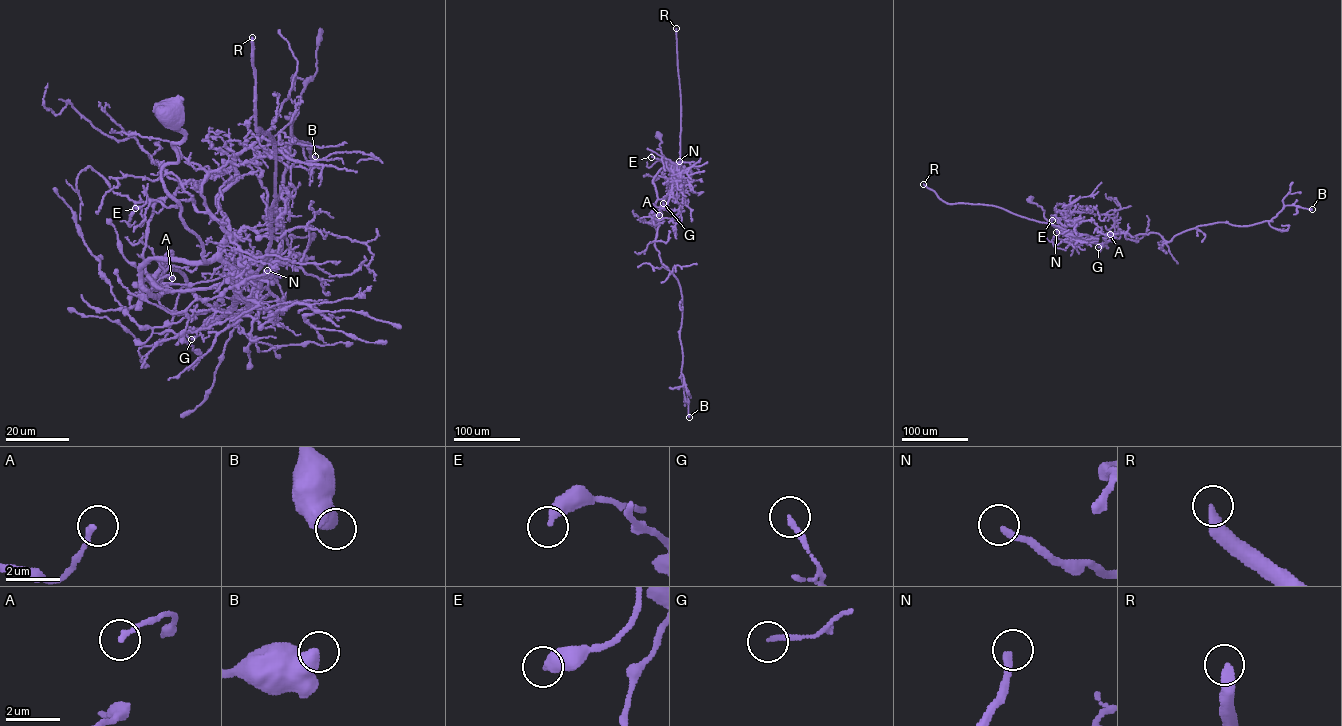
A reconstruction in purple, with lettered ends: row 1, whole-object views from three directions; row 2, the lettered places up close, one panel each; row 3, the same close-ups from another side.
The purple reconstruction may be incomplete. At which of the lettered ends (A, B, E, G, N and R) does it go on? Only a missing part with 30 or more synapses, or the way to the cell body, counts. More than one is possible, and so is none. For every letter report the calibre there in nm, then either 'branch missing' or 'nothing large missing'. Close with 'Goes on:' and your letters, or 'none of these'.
A: 180 nm thick; nothing large missing
B: 550 nm thick; nothing large missing
E: 440 nm thick; nothing large missing
G: 190 nm thick; nothing large missing
N: 280 nm thick; branch missing
R: 420 nm thick; branch missing
Goes on: N, R

